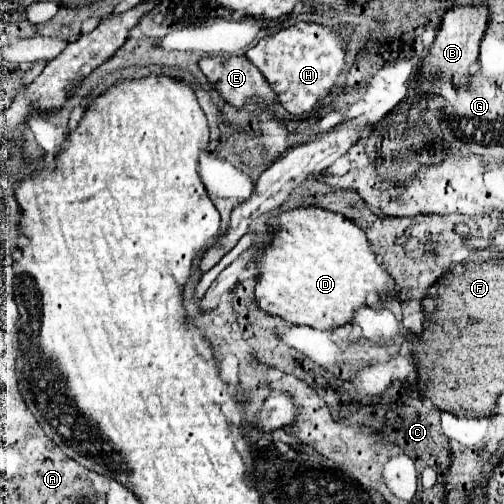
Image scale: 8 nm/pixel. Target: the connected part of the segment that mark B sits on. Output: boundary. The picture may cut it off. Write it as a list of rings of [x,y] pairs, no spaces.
[[[486,2],[480,4],[454,4],[452,8],[446,10],[442,16],[440,30],[430,46],[430,52],[424,60],[424,78],[434,78],[434,76],[446,76],[452,82],[464,82],[470,76],[470,68],[474,66],[478,58],[478,48],[480,40],[484,36],[484,30],[488,26],[488,8]]]

